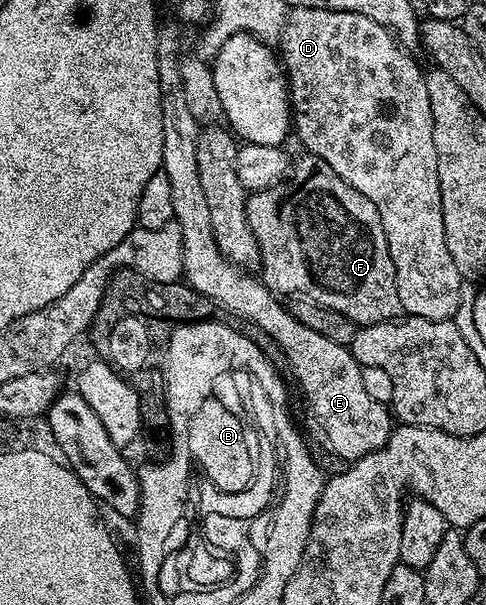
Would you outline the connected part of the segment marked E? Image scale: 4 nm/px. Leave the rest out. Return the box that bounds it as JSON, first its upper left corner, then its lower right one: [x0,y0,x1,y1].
[156,26,394,463]

